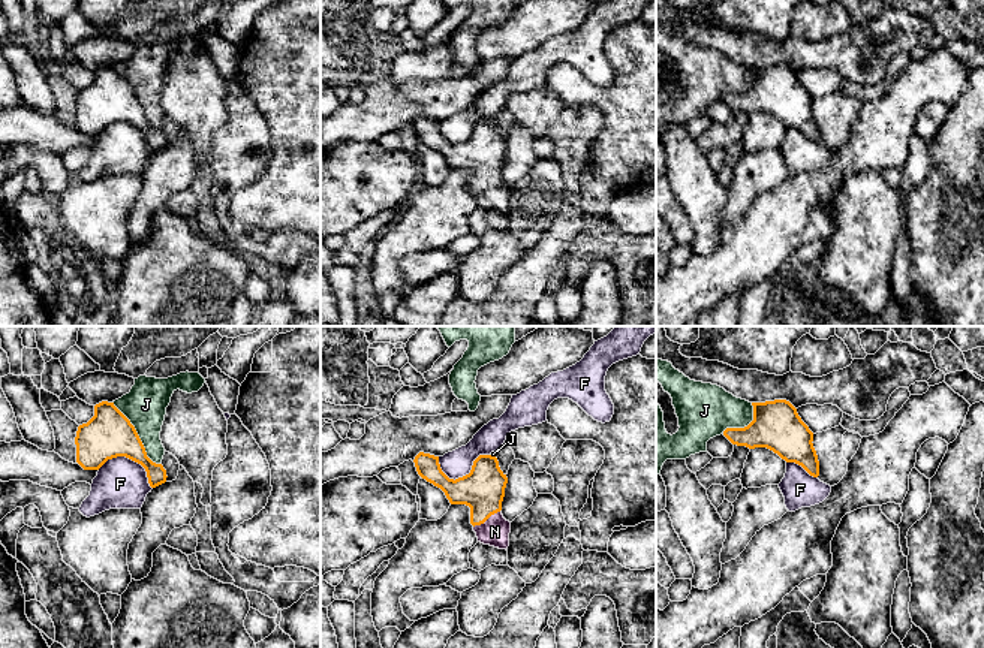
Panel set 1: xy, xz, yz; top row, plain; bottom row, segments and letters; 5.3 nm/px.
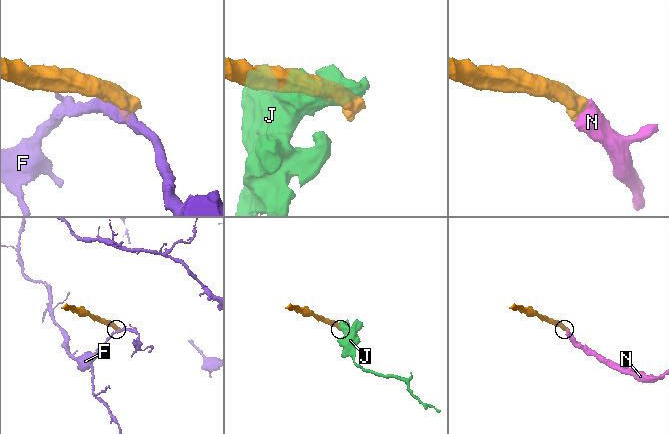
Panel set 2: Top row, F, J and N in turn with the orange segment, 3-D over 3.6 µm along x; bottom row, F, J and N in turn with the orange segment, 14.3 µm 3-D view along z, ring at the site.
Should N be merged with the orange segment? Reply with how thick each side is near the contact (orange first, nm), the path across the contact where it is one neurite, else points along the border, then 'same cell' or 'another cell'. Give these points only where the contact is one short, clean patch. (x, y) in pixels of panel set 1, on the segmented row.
240 nm thick on the orange side, 160 nm on the other; runs through xz (483, 490), (486, 520), (494, 532); same cell

